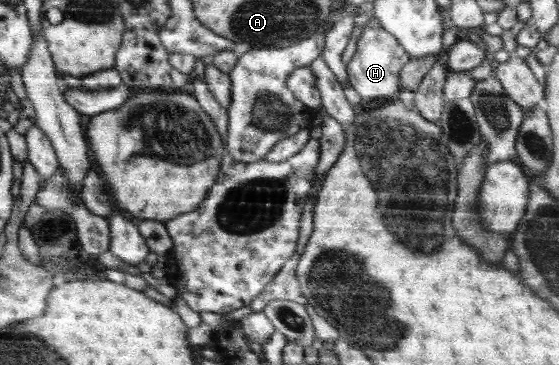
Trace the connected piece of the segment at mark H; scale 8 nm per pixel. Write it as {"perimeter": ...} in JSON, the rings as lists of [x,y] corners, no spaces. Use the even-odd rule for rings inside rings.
{"perimeter":[[[376,19],[369,22],[357,41],[356,52],[348,64],[347,77],[350,84],[360,94],[363,102],[369,102],[376,98],[395,96],[400,89],[401,70],[412,55],[404,49],[397,47],[393,34],[381,27]]]}

